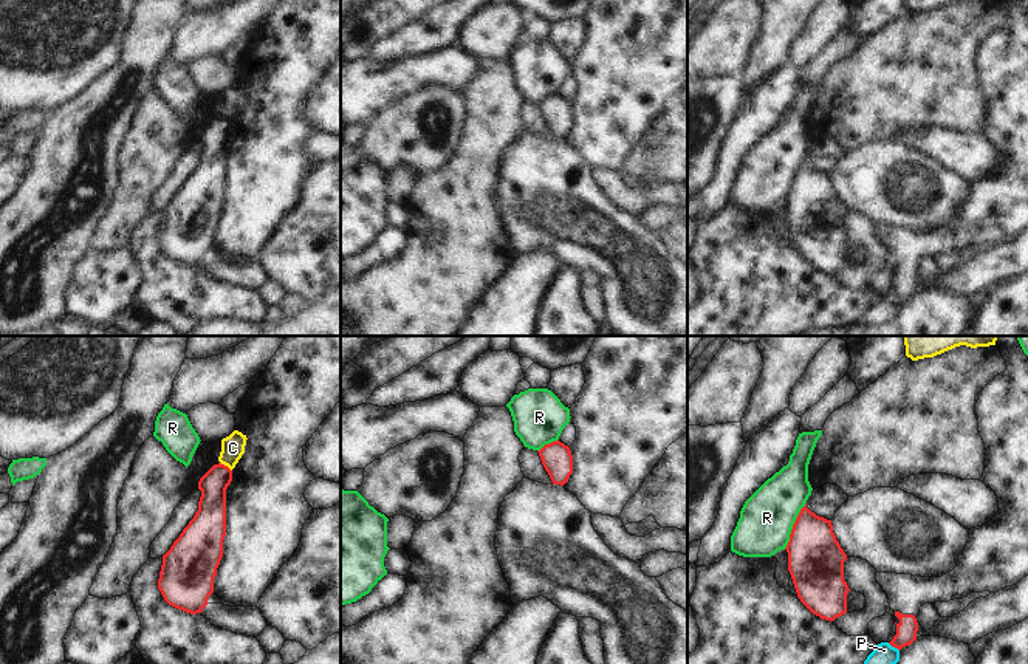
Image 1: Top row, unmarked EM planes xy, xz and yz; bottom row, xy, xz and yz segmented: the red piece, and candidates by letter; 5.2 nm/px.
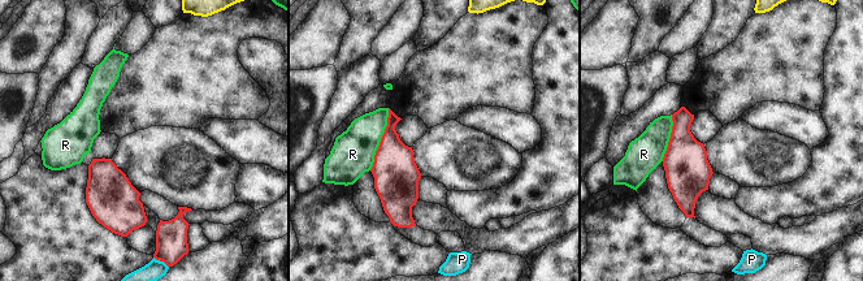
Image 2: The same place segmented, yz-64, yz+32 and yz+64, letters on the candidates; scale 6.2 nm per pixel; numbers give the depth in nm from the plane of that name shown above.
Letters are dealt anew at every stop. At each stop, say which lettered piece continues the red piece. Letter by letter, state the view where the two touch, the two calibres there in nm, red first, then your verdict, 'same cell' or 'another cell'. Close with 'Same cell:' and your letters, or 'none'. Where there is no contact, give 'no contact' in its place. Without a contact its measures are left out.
C: contact in xy; calibres 140 and 120 nm; another cell
P: contact in yz; calibres 110 and 120 nm; another cell
R: contact in yz; calibres 280 and 280 nm; another cell
Same cell: none

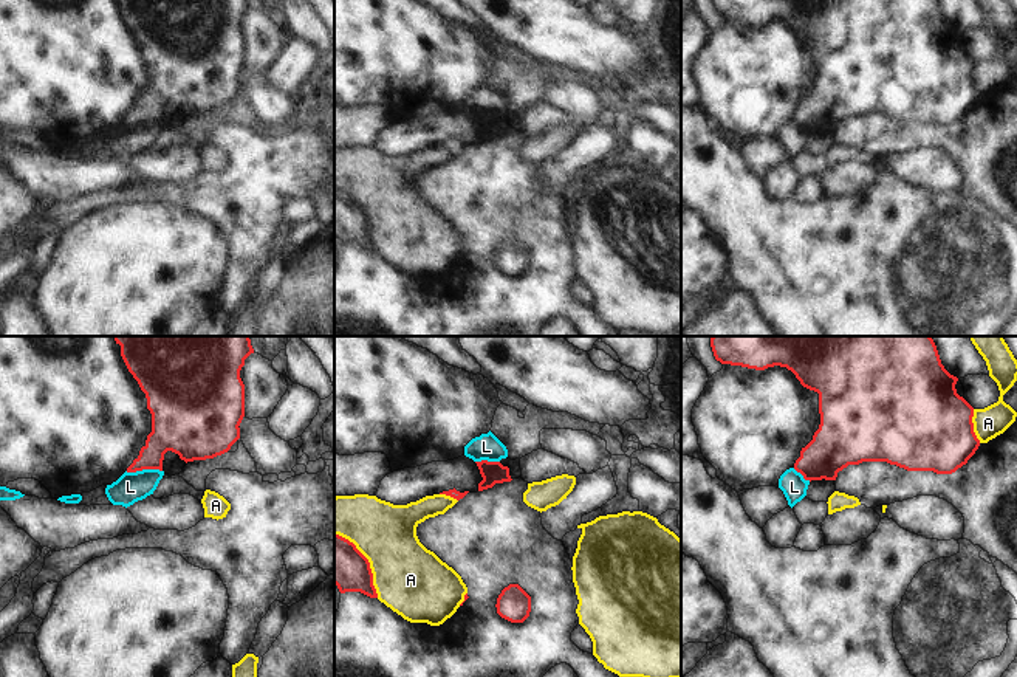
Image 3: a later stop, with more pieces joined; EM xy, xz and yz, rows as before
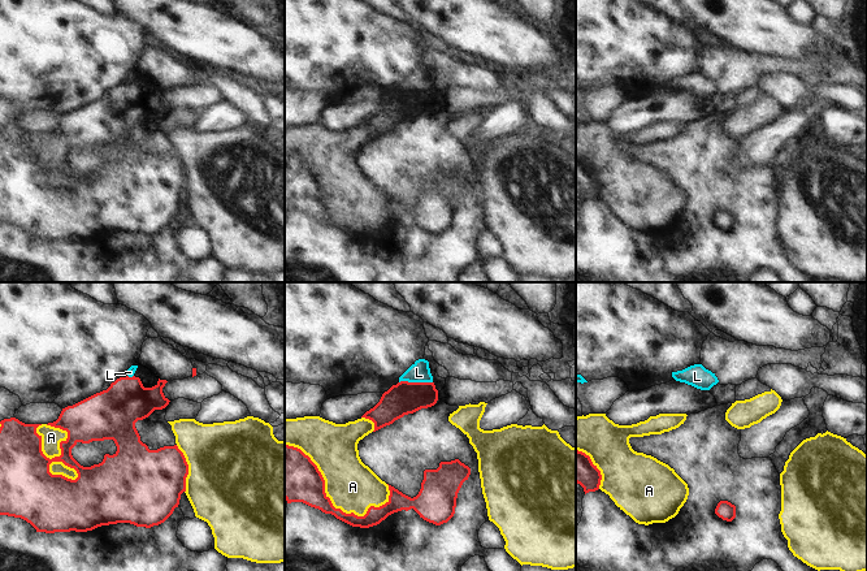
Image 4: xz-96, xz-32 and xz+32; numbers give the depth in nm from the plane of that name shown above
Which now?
A: contact in xz; calibres 240 and 360 nm; another cell
L: contact in xy; calibres 220 and 160 nm; another cell
Same cell: none

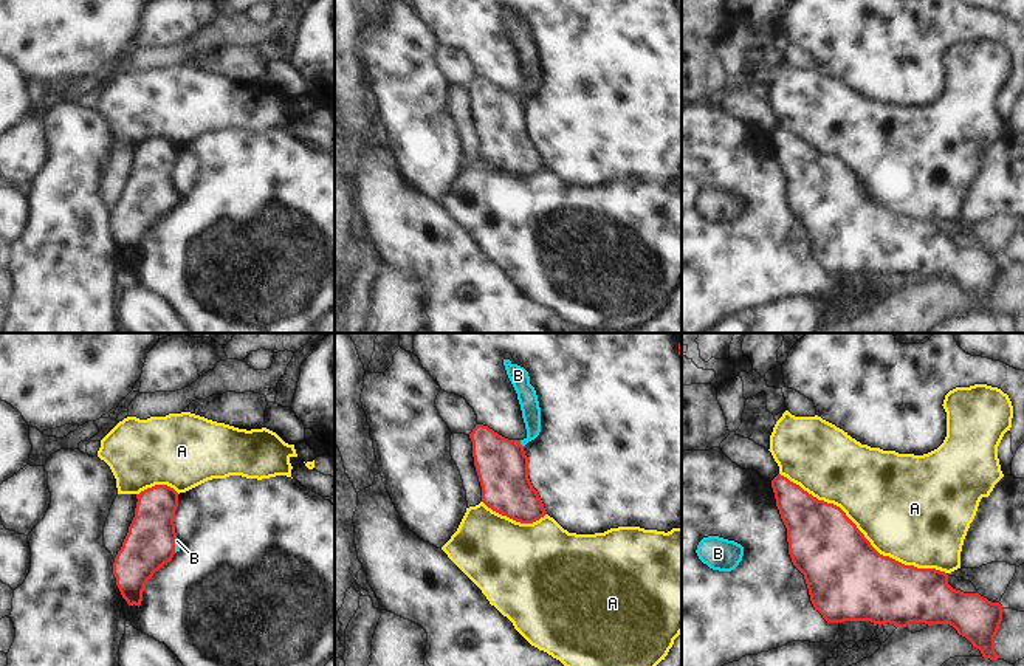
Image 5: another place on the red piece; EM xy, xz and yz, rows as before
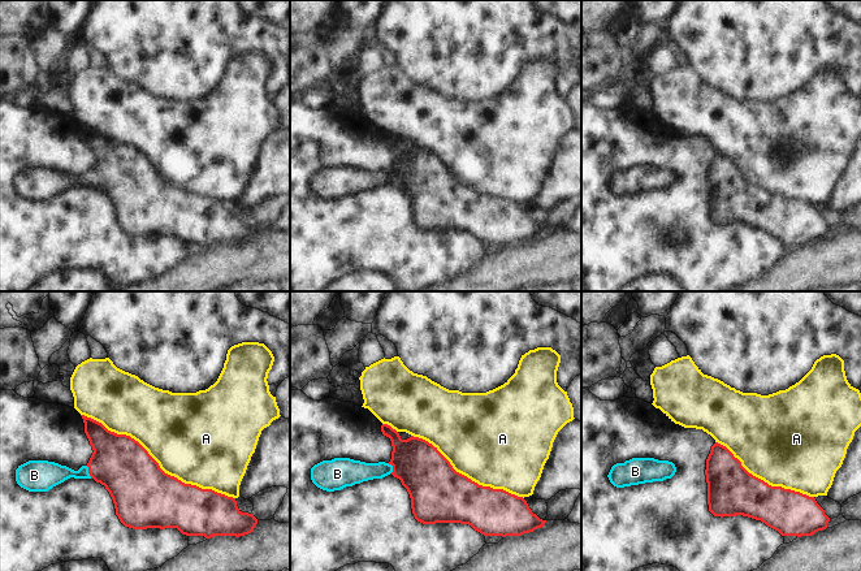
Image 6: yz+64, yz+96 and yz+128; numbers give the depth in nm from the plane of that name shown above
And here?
A: contact in yz; calibres 420 and 500 nm; another cell
B: contact in xz; calibres 280 and 100 nm; same cell
Same cell: B

